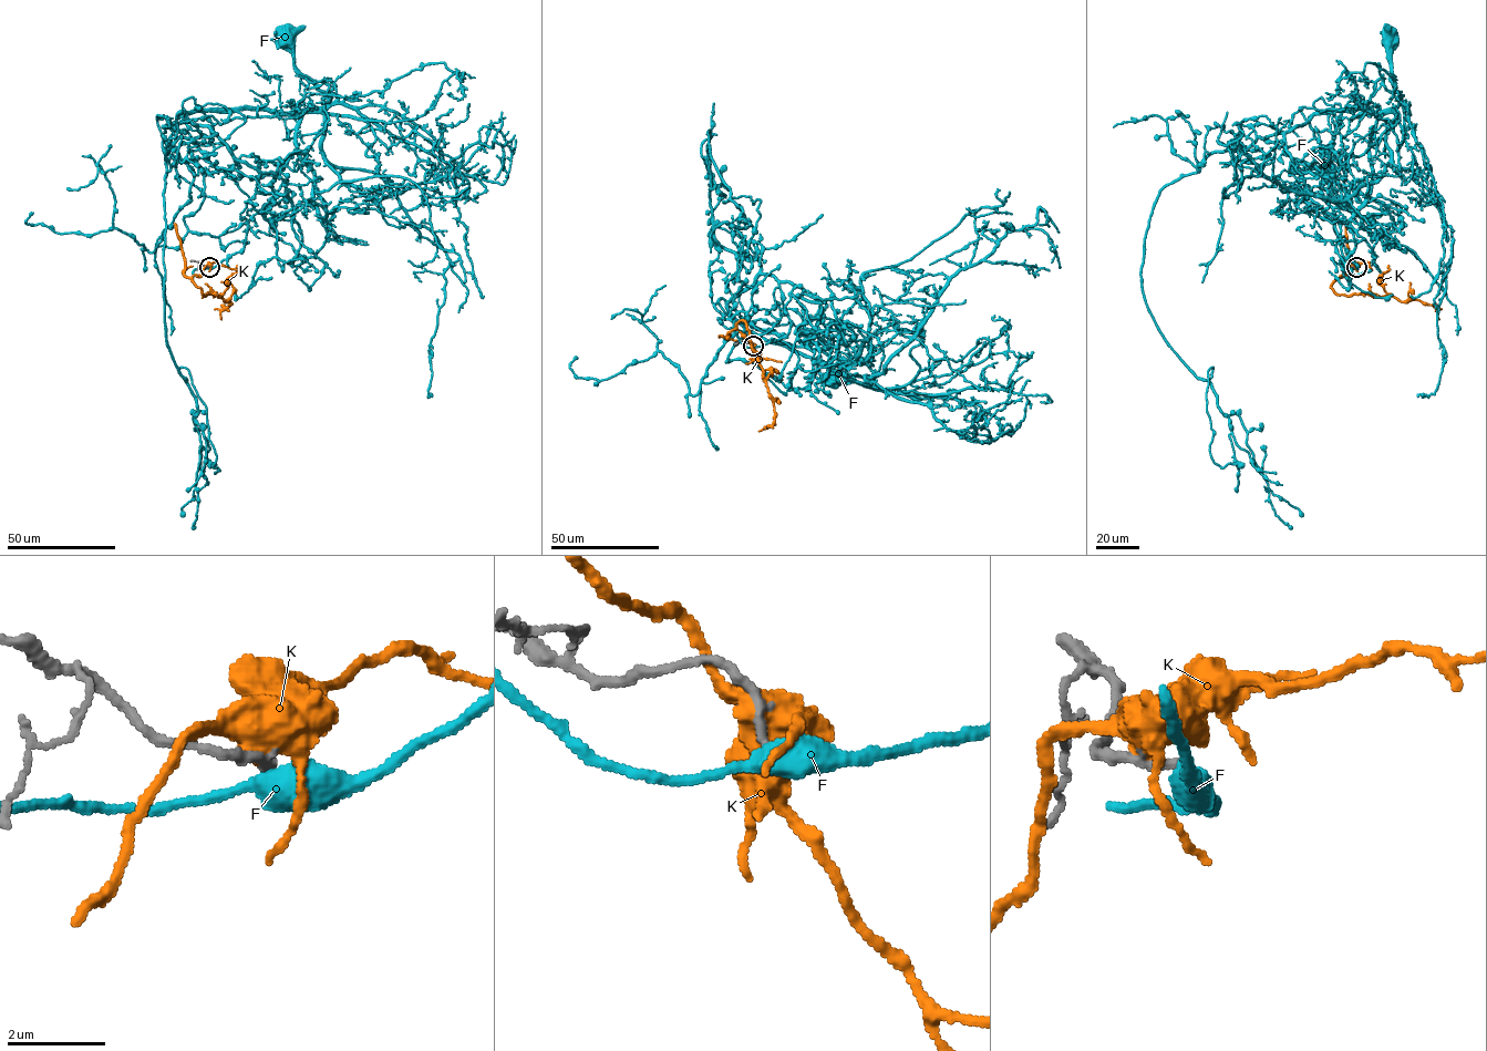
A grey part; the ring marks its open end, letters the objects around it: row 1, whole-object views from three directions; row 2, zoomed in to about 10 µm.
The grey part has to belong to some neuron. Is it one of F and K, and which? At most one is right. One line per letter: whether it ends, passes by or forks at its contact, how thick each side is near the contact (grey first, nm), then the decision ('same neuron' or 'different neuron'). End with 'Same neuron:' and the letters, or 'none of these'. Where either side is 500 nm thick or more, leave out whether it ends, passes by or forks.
F: it passes by; calibres 170 and 440 nm; different neuron
K: calibres 240 and 550 nm; different neuron
Same neuron: none of these

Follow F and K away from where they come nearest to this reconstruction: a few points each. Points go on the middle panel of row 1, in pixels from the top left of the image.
F: (753, 346), (788, 333), (784, 307), (802, 295), (774, 276), (727, 310), (881, 390), (830, 379)
K: (753, 344), (735, 329), (741, 320), (749, 331), (751, 348), (773, 401), (774, 422), (765, 429)

